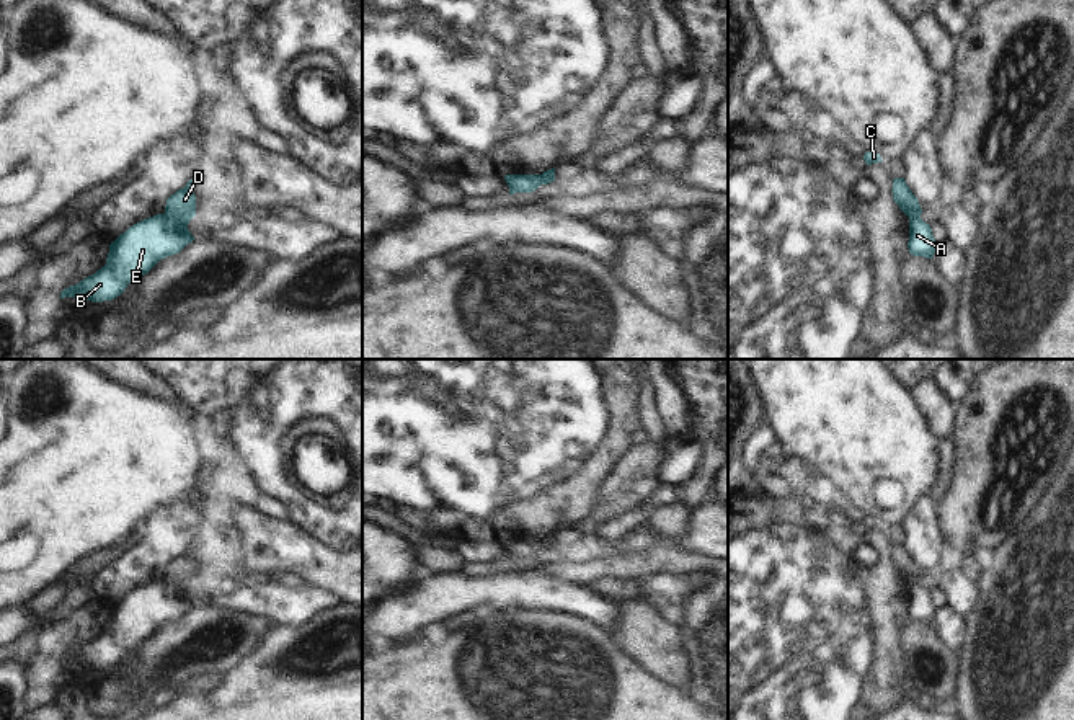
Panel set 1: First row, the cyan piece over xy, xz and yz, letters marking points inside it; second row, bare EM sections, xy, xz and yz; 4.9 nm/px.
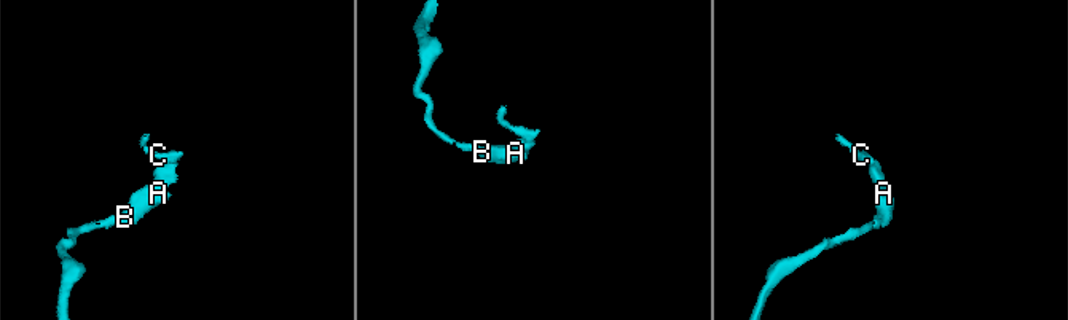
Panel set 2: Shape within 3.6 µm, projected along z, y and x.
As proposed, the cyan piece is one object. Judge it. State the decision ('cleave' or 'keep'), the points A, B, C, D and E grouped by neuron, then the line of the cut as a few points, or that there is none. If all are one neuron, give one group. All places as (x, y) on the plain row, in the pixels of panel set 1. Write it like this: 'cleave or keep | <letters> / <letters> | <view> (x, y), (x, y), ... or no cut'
cleave | A B E / C D | xy (164, 580), (186, 593)

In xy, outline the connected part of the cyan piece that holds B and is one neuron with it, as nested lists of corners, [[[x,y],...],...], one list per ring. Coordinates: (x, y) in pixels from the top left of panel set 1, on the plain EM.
[[[165,580],[144,584],[111,607],[106,630],[101,635],[64,655],[60,664],[113,666],[160,625],[180,619],[193,606],[188,593],[178,591]]]

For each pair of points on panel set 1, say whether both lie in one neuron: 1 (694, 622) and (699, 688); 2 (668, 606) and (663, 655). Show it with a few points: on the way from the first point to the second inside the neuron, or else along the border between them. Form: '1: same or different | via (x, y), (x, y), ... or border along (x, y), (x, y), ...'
1: same | via (699, 639), (699, 671)
2: different | border along (643, 598), (665, 617), (676, 622)

